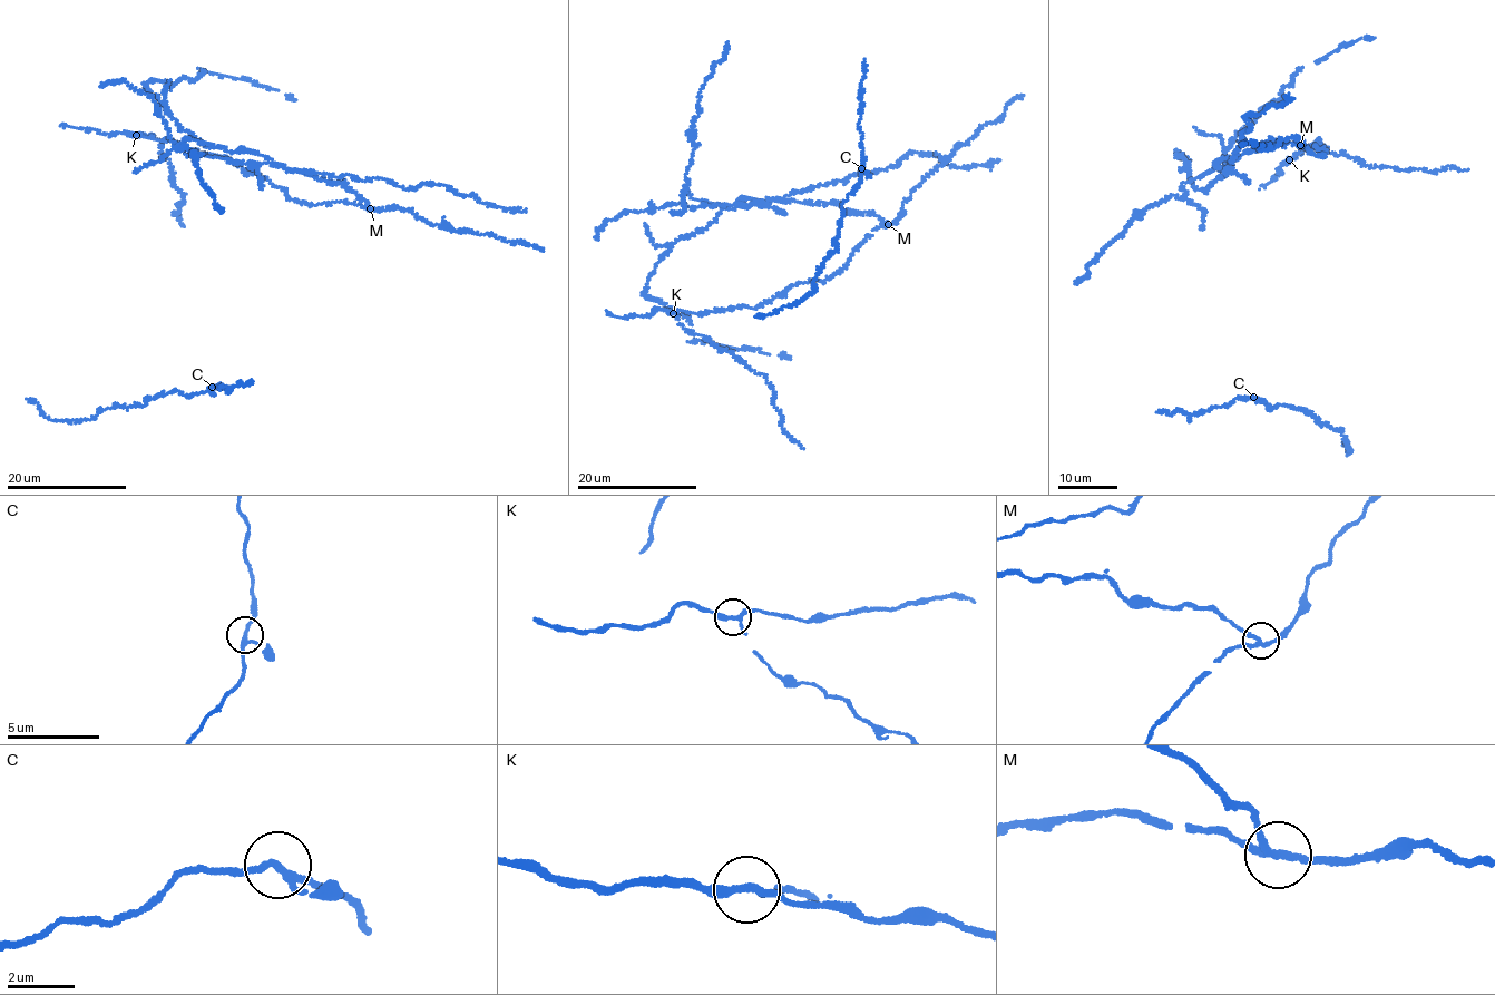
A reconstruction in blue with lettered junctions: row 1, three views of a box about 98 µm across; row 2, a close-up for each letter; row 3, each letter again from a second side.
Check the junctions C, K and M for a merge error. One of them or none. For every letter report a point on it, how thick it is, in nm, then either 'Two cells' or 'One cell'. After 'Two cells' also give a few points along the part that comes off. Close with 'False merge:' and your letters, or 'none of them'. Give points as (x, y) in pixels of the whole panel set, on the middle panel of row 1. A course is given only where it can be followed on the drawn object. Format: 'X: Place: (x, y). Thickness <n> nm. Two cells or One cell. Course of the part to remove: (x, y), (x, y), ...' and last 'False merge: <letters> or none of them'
C: Place: (861, 168). Thickness 180 nm. One cell
K: Place: (673, 313). Thickness 200 nm. One cell
M: Place: (888, 224). Thickness 200 nm. Two cells. Course of the part to remove: (888, 224), (839, 203), (743, 197), (733, 208), (689, 195), (686, 173), (700, 91), (729, 42)
False merge: M

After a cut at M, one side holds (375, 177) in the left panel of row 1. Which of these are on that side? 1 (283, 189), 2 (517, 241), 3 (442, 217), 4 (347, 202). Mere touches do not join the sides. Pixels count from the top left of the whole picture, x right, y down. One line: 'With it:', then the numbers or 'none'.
With it: none

